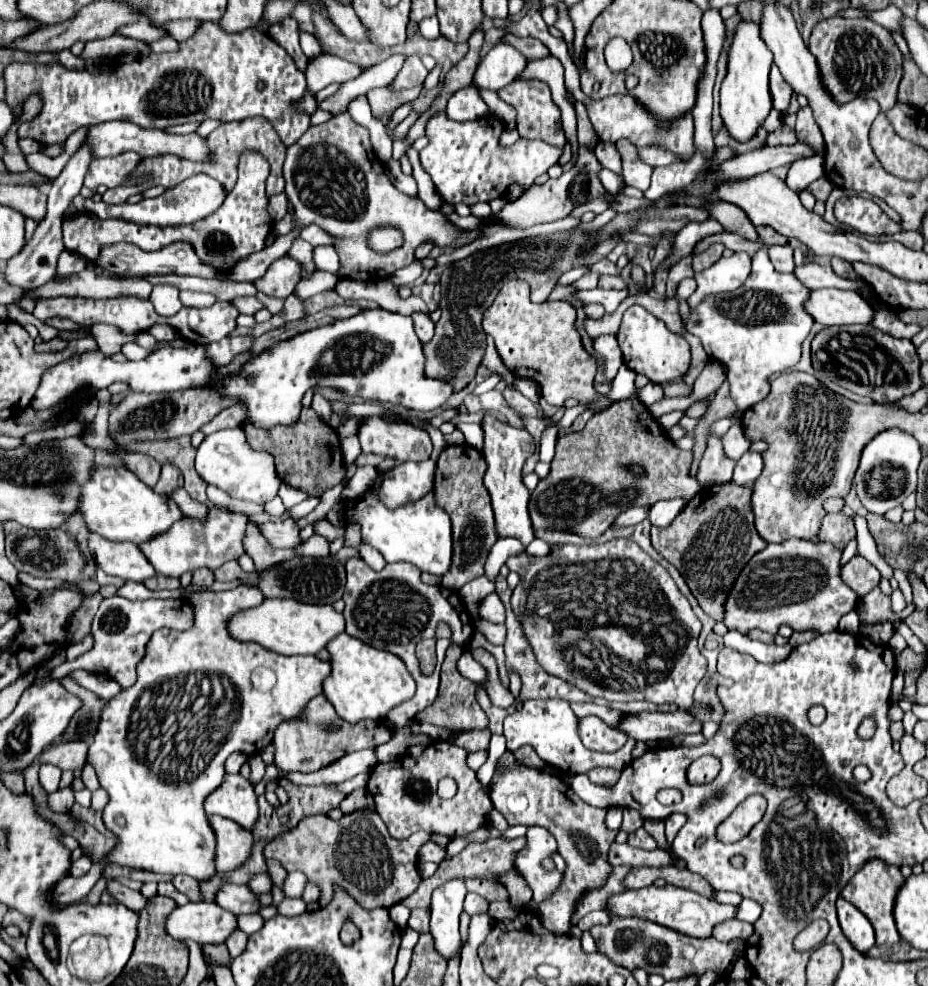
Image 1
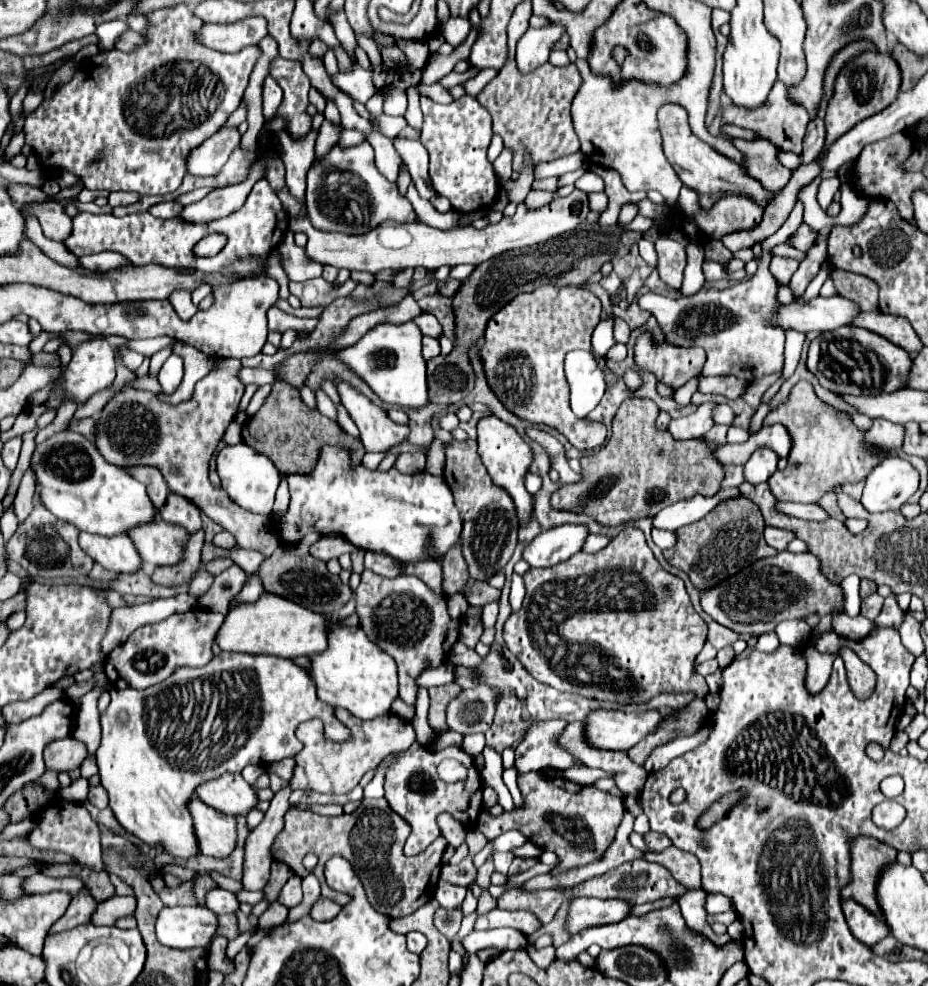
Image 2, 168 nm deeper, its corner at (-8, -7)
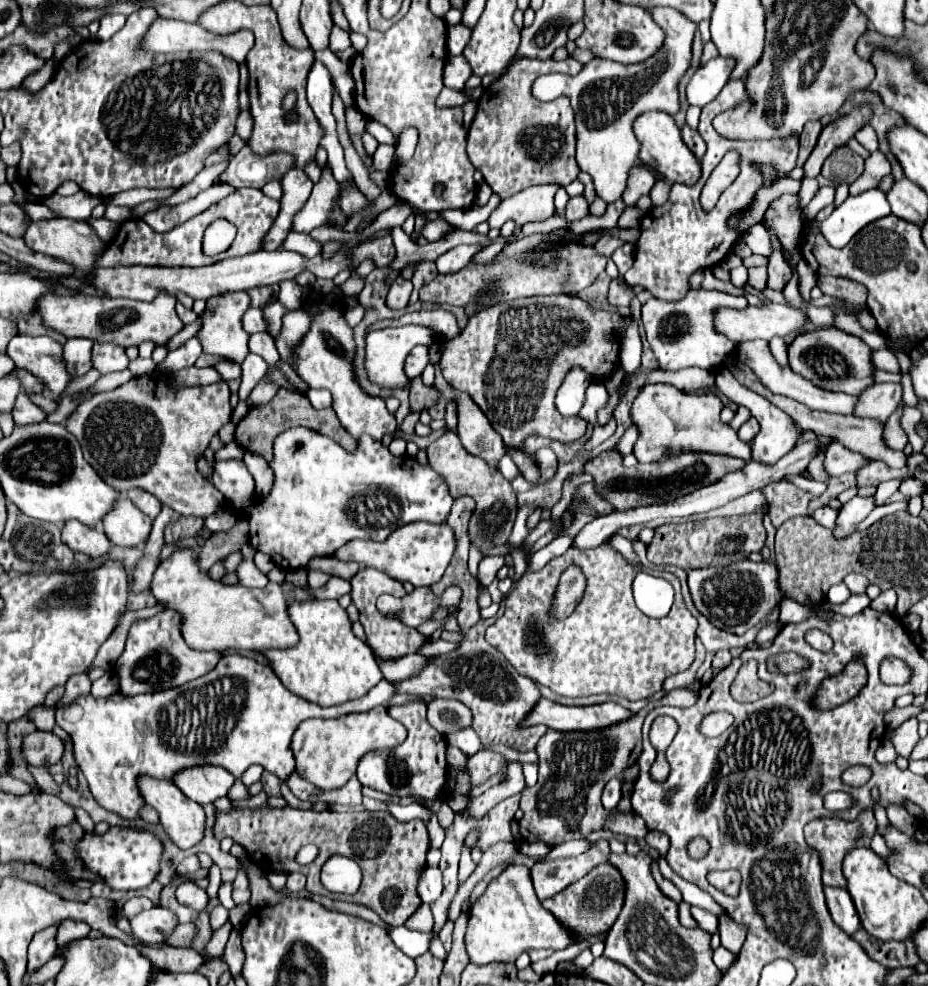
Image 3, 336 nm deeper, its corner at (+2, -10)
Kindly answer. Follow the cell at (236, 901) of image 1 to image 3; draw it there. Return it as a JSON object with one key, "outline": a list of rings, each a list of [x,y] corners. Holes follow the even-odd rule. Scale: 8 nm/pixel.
{"outline":[[[185,882],[185,884],[181,884],[181,886],[177,888],[175,896],[177,896],[179,904],[189,906],[189,908],[193,908],[195,912],[205,910],[207,904],[209,904],[207,892],[205,892],[203,888],[199,888],[195,882]]]}

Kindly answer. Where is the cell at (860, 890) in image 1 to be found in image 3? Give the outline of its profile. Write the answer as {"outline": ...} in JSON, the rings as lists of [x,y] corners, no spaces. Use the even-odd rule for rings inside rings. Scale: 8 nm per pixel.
{"outline":[[[865,812],[853,822],[843,822],[839,818],[821,818],[813,820],[811,824],[805,826],[805,838],[809,846],[813,846],[821,854],[821,864],[823,864],[823,884],[833,886],[833,888],[845,888],[845,876],[841,872],[841,864],[845,860],[845,854],[851,852],[853,848],[871,848],[871,838],[877,830],[877,822],[873,818],[873,812]]]}

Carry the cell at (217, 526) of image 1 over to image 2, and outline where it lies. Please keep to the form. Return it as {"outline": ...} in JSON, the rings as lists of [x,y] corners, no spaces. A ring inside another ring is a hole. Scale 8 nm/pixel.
{"outline":[[[163,519],[135,525],[127,535],[141,559],[151,565],[175,565],[183,557],[183,543],[187,543],[185,529]]]}

